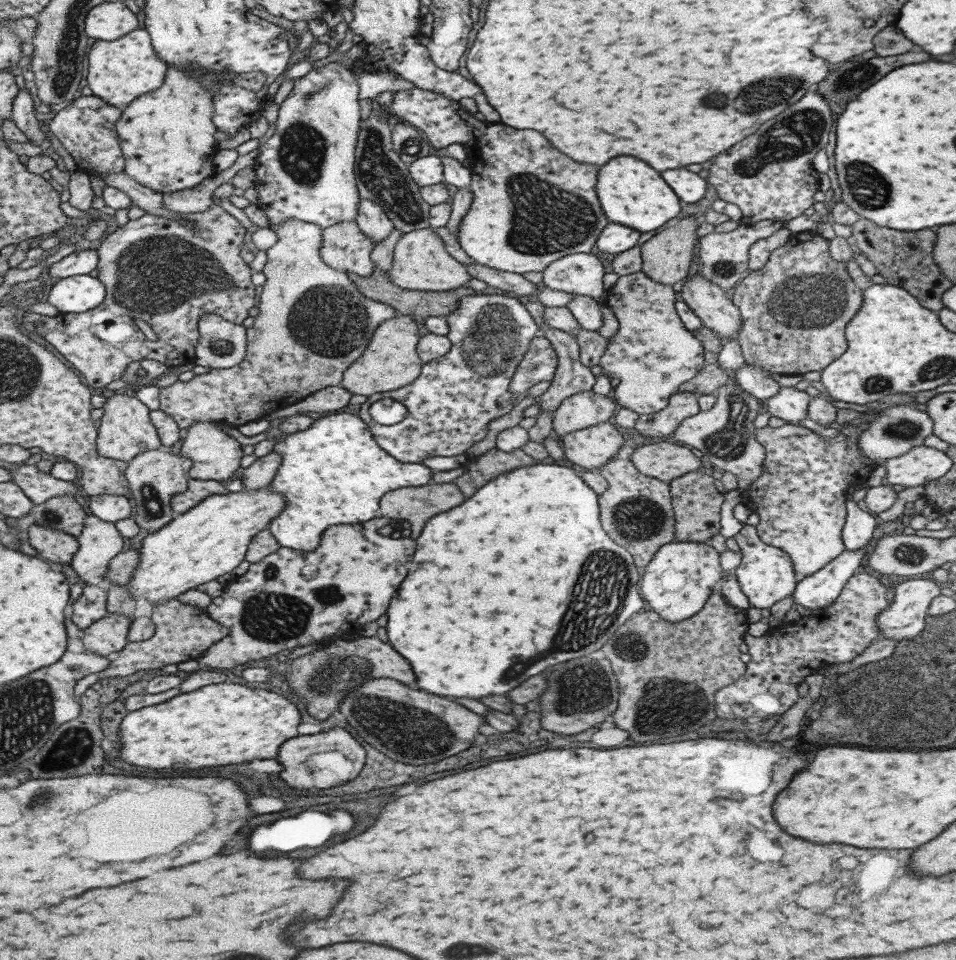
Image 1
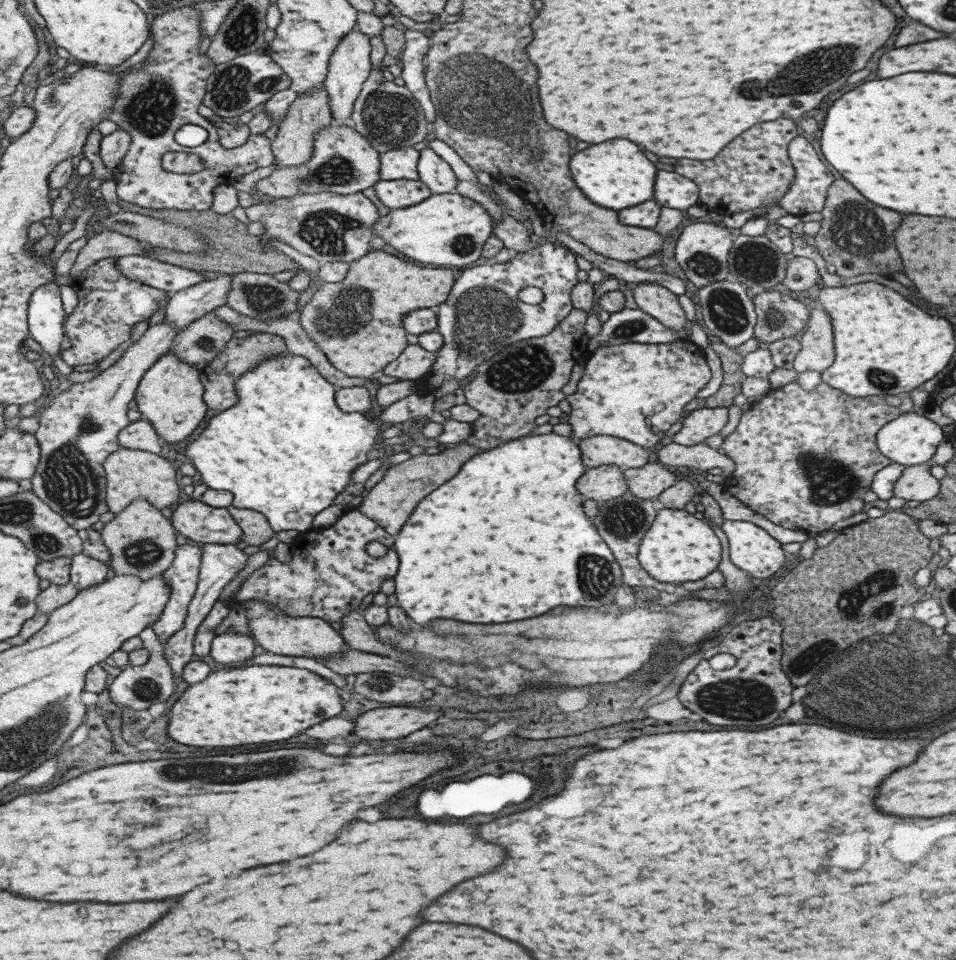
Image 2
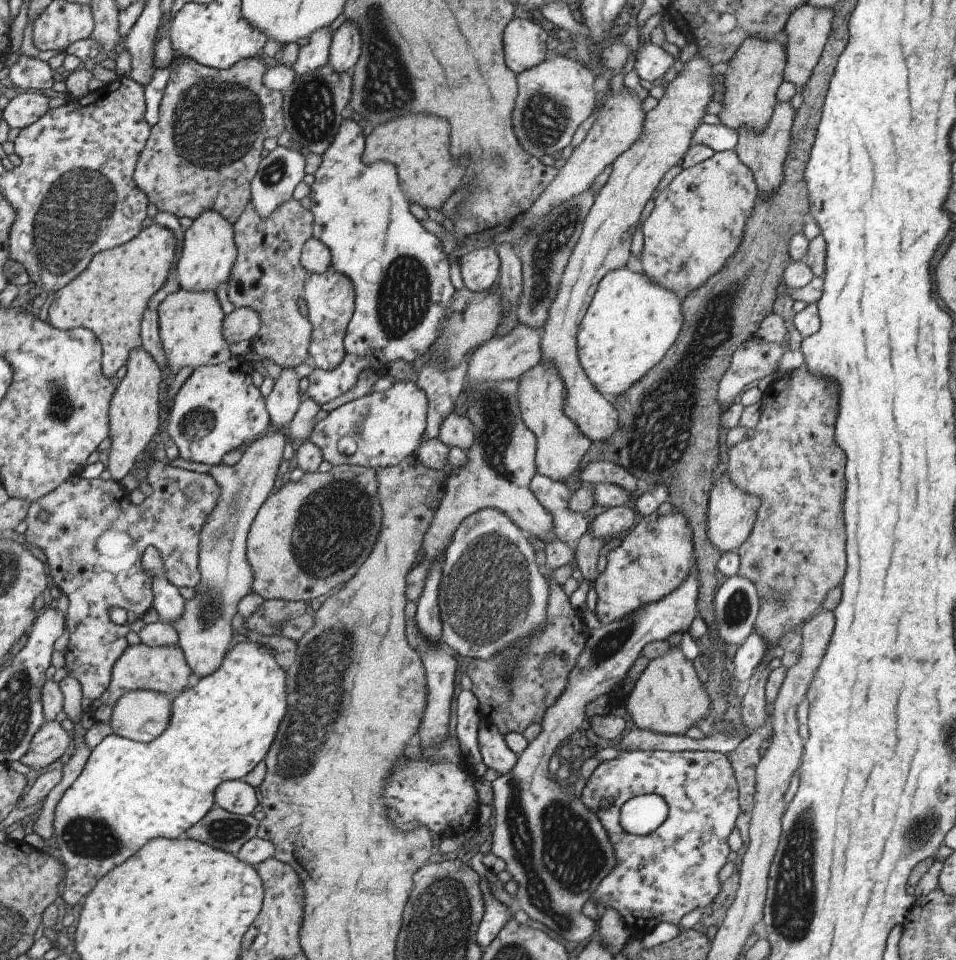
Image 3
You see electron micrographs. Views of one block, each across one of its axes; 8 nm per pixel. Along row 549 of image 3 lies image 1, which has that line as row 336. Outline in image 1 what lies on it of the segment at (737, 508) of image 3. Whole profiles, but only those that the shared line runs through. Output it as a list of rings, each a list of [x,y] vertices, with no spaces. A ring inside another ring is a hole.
[[[698,273],[683,286],[680,295],[703,326],[710,328],[723,342],[738,340],[738,330],[742,328],[740,309],[726,298],[724,290],[712,285]]]

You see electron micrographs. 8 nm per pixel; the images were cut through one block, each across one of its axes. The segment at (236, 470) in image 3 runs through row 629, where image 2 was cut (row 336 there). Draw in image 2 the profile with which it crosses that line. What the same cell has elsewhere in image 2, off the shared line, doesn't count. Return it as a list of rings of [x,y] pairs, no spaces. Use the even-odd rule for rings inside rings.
[[[210,311],[176,334],[169,352],[174,352],[180,362],[201,367],[224,352],[233,340],[233,333],[234,329],[228,322]]]

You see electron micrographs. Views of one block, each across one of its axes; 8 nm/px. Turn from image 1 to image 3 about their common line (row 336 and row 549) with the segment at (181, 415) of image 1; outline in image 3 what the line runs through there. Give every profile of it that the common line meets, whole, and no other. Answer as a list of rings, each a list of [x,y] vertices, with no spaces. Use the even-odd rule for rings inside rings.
[[[338,465],[328,470],[328,472],[305,473],[298,482],[286,482],[276,492],[272,492],[272,496],[268,496],[268,499],[259,509],[255,520],[252,522],[252,527],[247,537],[248,562],[250,562],[252,570],[254,570],[254,582],[251,590],[253,593],[262,596],[264,601],[283,599],[286,601],[303,601],[308,604],[315,598],[328,597],[348,582],[358,572],[358,568],[366,562],[368,554],[374,550],[378,536],[380,536],[380,530],[382,530],[382,508],[378,499],[378,484],[375,470],[357,465]]]

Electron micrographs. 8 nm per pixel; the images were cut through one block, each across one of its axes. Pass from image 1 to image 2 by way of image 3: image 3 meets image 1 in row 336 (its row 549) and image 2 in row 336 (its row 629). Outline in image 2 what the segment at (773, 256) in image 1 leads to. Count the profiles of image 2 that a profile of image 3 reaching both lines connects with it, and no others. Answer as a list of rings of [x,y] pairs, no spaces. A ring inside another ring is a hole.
[[[783,287],[762,290],[752,298],[752,302],[757,314],[757,323],[753,337],[759,343],[768,344],[780,341],[782,338],[796,337],[798,334],[802,335],[802,332],[805,330],[810,311],[806,309],[804,298],[797,298],[796,292],[791,294],[790,290]]]

